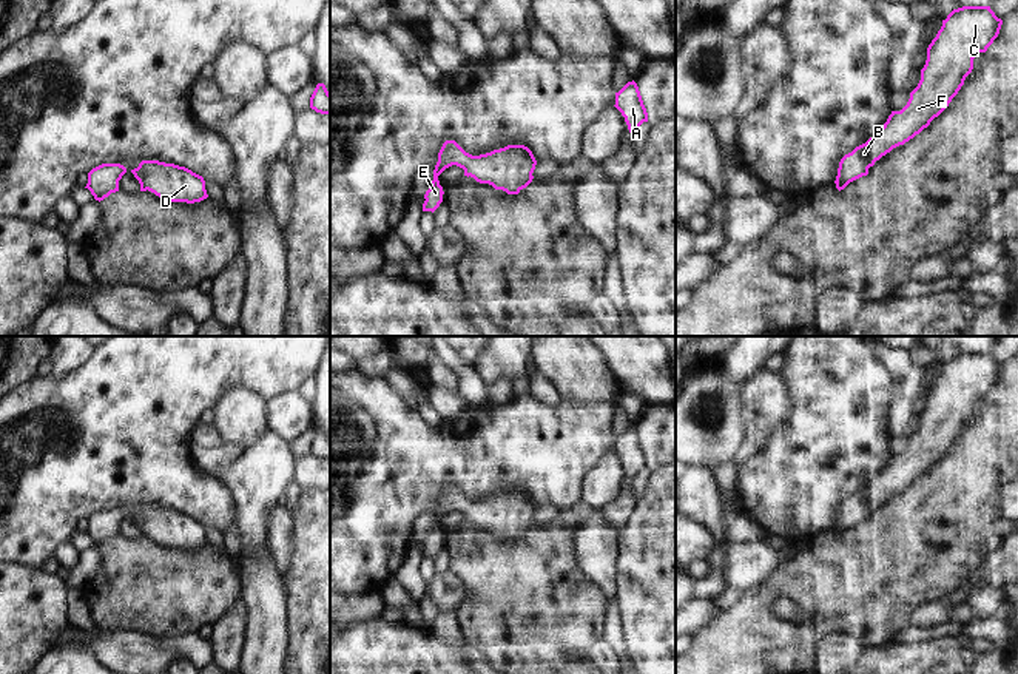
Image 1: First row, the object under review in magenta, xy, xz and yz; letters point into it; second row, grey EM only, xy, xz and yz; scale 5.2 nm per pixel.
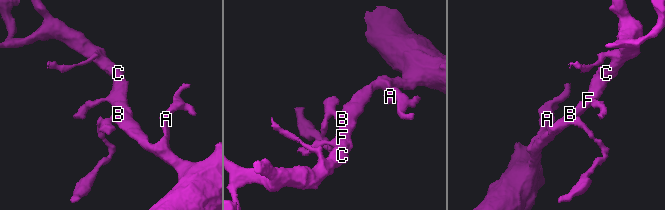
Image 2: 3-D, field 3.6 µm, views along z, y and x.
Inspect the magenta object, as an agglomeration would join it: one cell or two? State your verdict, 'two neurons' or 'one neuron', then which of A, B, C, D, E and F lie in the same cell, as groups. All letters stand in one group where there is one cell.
one neuron; A B C D E F

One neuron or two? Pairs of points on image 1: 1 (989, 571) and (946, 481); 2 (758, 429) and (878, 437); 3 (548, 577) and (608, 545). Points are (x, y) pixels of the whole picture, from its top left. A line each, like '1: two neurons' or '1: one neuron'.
1: two neurons
2: two neurons
3: two neurons

